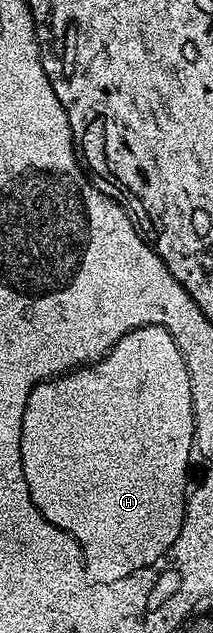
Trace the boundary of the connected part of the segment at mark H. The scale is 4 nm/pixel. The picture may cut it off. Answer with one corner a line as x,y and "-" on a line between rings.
138,326
129,334
122,336
118,344
104,358
91,366
81,366
61,374
47,382
40,382
28,397
26,412
22,416
22,436
20,437
22,452
22,472
26,476
26,484
30,488
30,496
50,520
50,524
66,532
80,546
80,556
84,559
84,575
93,584
110,584
114,580
122,580
131,574
139,575
140,570
152,566
167,555
168,549
178,540
178,532
184,523
184,507
190,493
188,482
188,465
194,462
194,416
192,415
192,397
190,396
190,376
186,372
186,364
178,344
174,344
174,336
164,326

